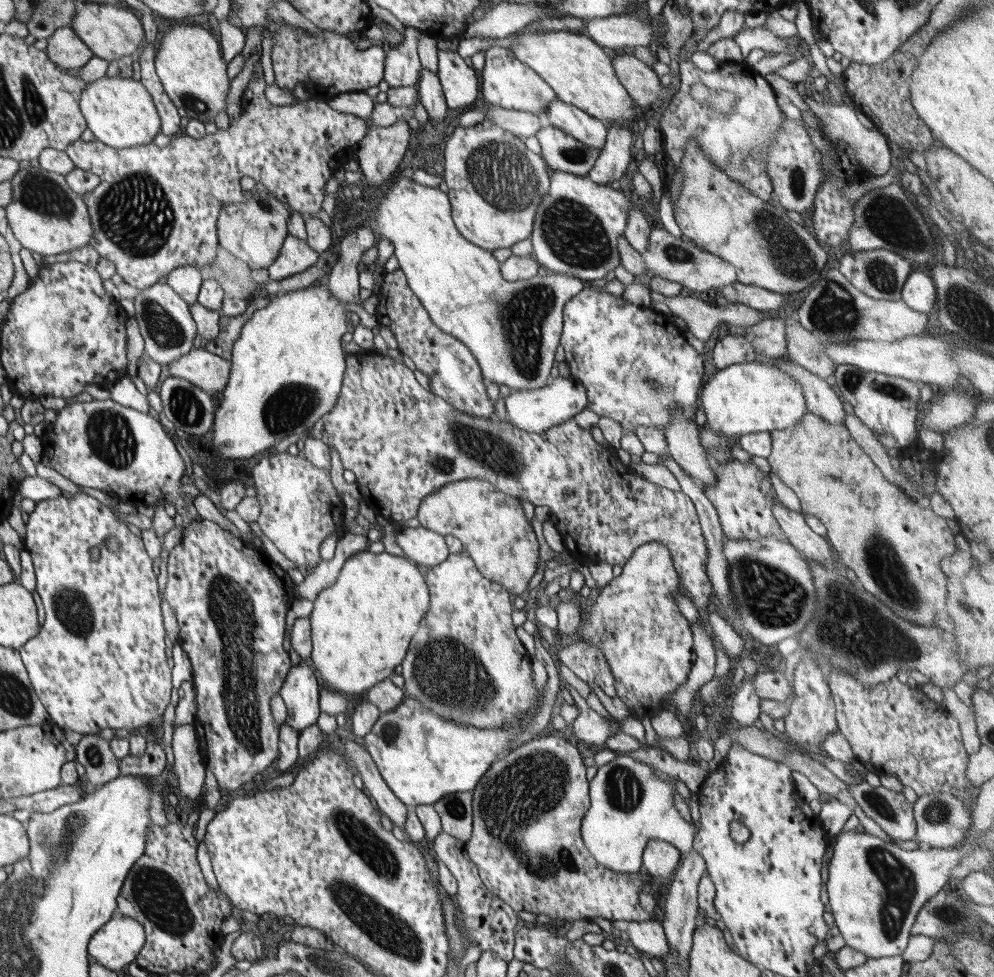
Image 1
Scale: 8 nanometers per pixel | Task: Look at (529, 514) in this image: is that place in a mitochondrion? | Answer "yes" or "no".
no

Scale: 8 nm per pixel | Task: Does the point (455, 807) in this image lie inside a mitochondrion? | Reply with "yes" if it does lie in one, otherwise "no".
yes

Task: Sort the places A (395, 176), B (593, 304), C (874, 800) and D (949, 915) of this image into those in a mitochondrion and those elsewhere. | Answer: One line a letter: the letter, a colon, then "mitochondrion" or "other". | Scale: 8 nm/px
A: other
B: other
C: mitochondrion
D: mitochondrion

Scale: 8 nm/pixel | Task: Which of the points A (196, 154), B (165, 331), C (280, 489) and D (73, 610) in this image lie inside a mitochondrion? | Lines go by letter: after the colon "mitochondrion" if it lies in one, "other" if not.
A: other
B: mitochondrion
C: other
D: mitochondrion

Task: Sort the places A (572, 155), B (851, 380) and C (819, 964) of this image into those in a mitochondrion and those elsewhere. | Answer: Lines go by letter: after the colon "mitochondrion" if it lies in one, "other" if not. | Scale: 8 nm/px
A: mitochondrion
B: mitochondrion
C: other

